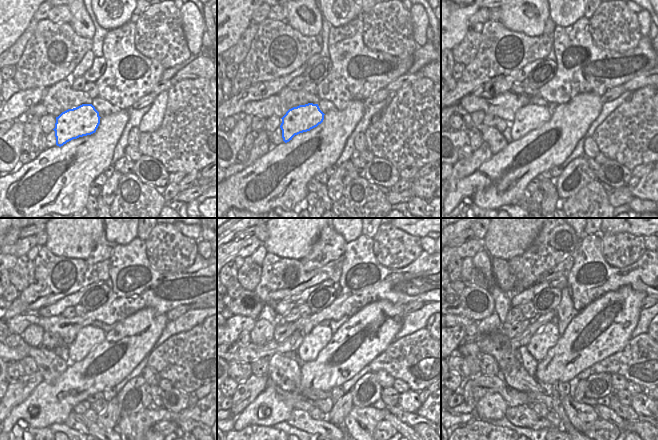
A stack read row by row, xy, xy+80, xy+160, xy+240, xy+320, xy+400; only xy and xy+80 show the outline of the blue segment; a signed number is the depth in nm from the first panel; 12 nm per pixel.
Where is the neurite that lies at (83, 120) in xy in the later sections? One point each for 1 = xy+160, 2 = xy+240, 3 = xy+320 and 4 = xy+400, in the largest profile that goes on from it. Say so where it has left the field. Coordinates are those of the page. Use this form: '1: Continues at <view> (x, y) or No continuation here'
1: Continues at xy+160 (531, 116)
2: Continues at xy+240 (88, 337)
3: Continues at xy+320 (313, 342)
4: Continues at xy+400 (548, 336).

